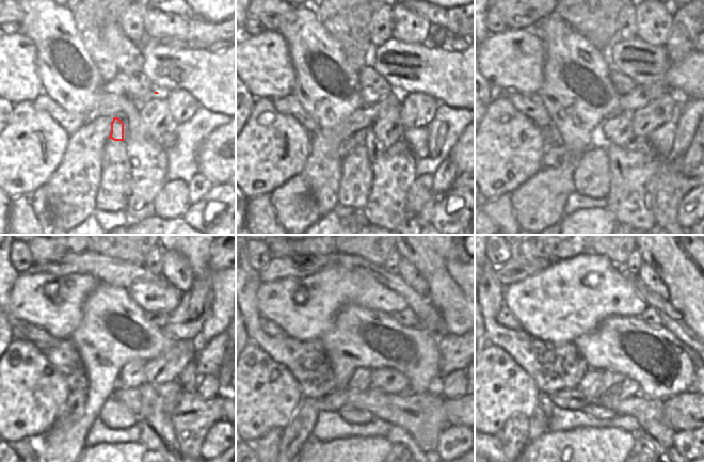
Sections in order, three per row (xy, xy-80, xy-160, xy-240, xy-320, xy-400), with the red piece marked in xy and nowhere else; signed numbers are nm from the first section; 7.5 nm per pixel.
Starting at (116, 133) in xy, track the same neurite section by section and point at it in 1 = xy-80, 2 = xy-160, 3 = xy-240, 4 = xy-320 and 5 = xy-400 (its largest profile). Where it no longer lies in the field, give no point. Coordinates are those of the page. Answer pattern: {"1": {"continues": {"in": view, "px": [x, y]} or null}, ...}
{"1": {"continues": {"in": "xy-80", "px": [347, 145]}}, "2": {"continues": {"in": "xy-160", "px": [556, 154]}}, "3": {"continues": {"in": "xy-240", "px": [73, 409]}}, "4": {"continues": {"in": "xy-320", "px": [299, 429]}}, "5": {"continues": {"in": "xy-400", "px": [539, 420]}}}

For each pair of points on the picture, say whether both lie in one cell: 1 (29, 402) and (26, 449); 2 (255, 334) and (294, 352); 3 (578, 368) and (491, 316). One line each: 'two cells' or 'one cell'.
1: two cells
2: one cell
3: one cell

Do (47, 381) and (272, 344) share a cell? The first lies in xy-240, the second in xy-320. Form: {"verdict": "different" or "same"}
{"verdict": "different"}

